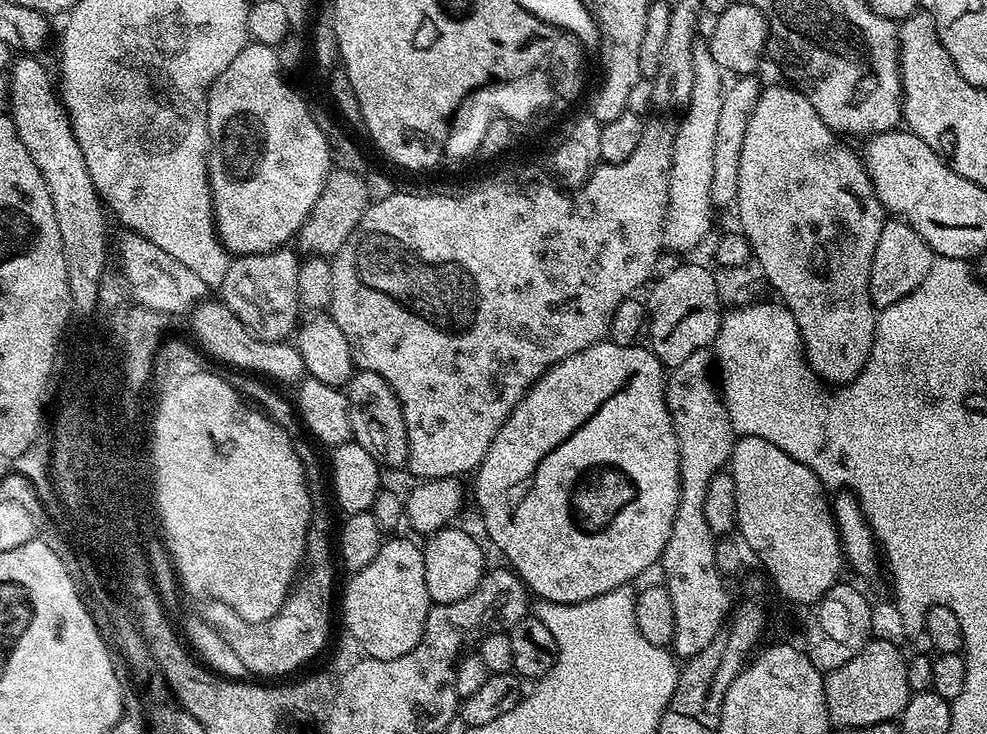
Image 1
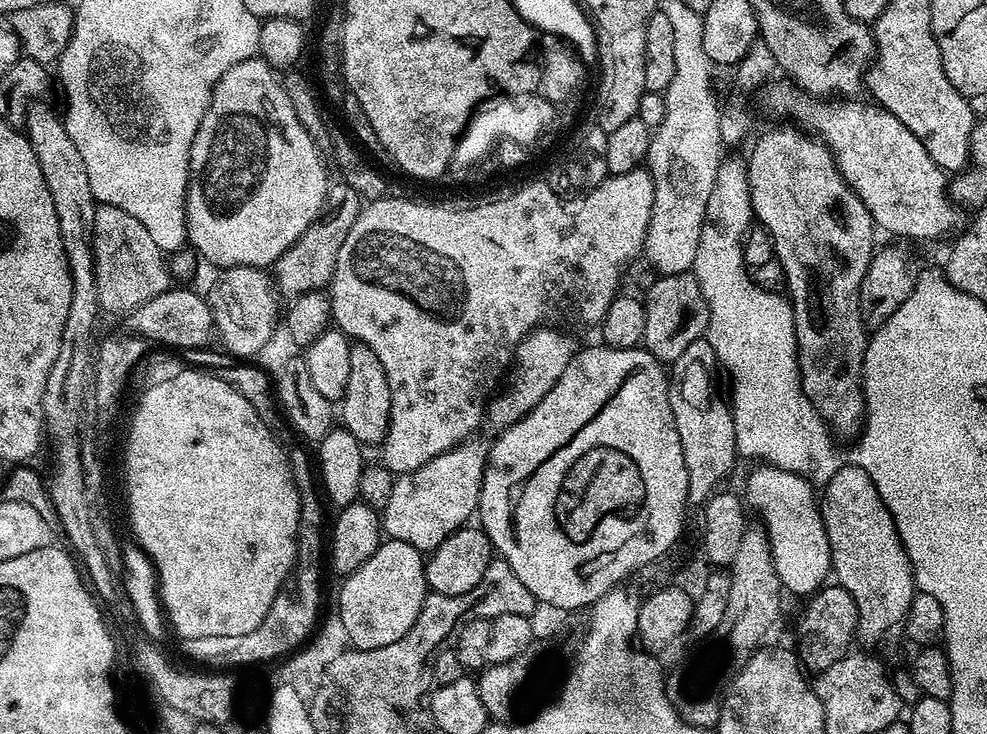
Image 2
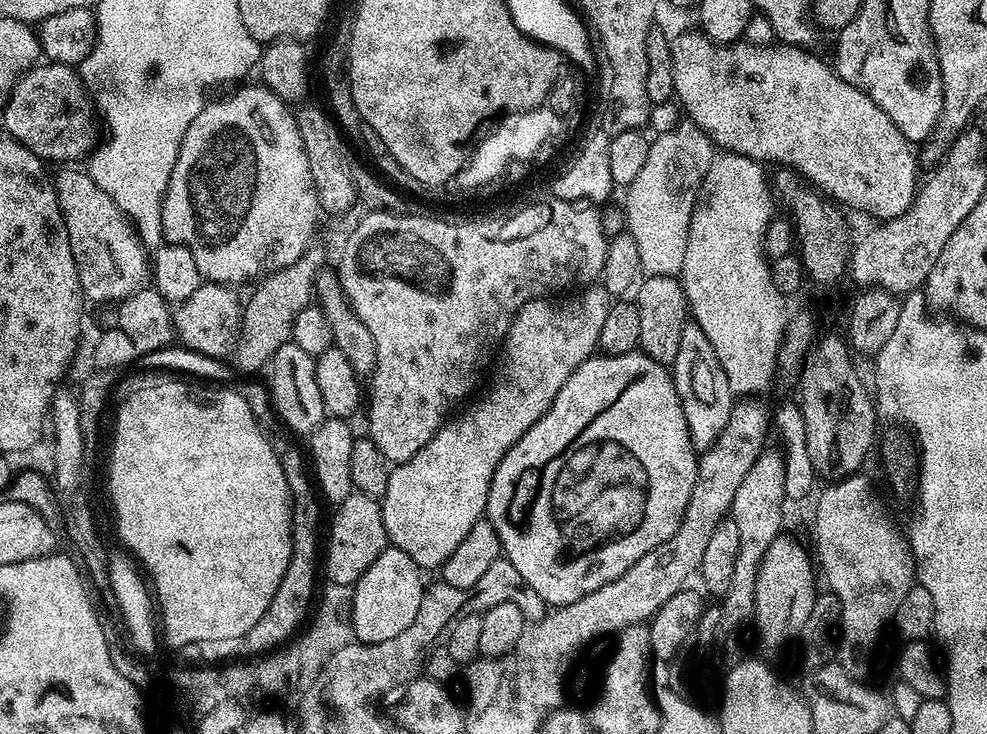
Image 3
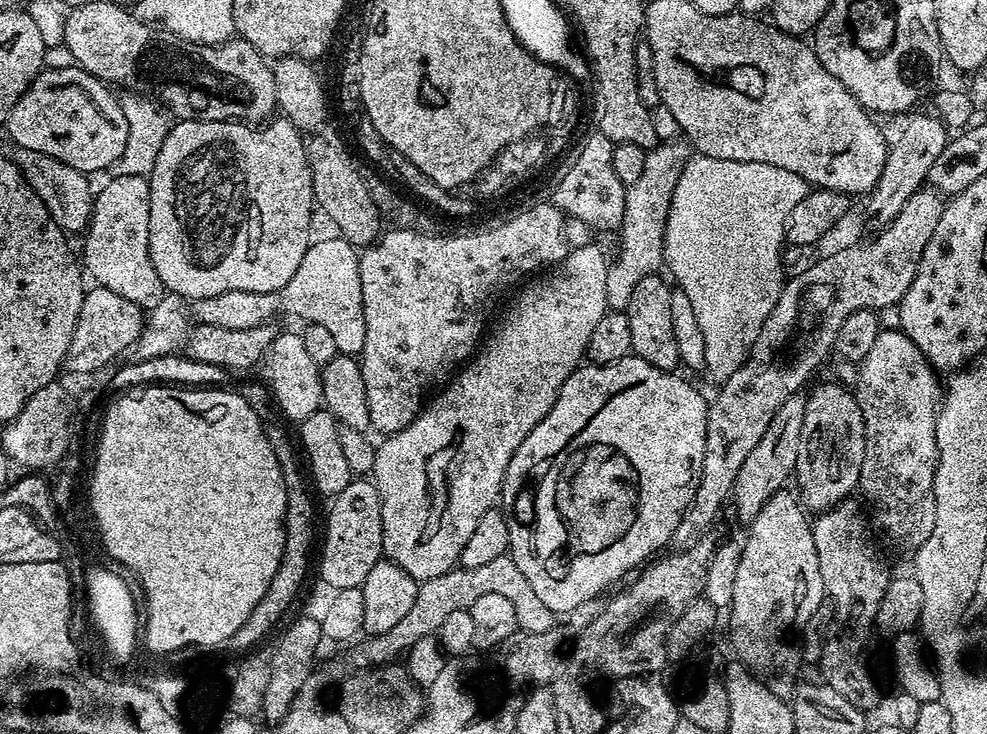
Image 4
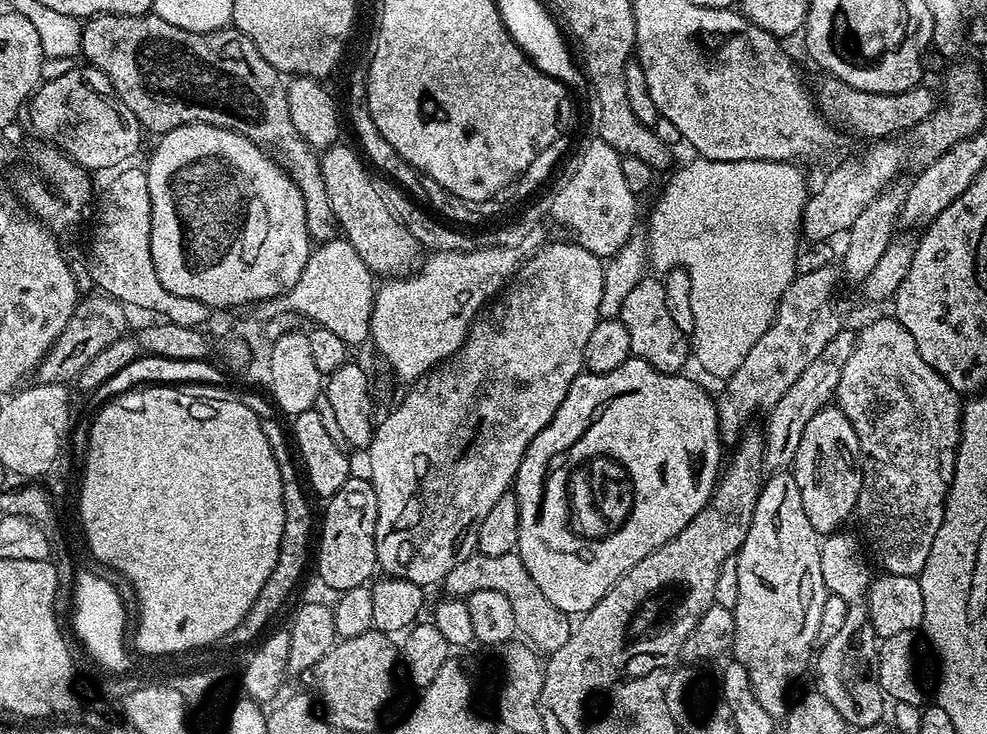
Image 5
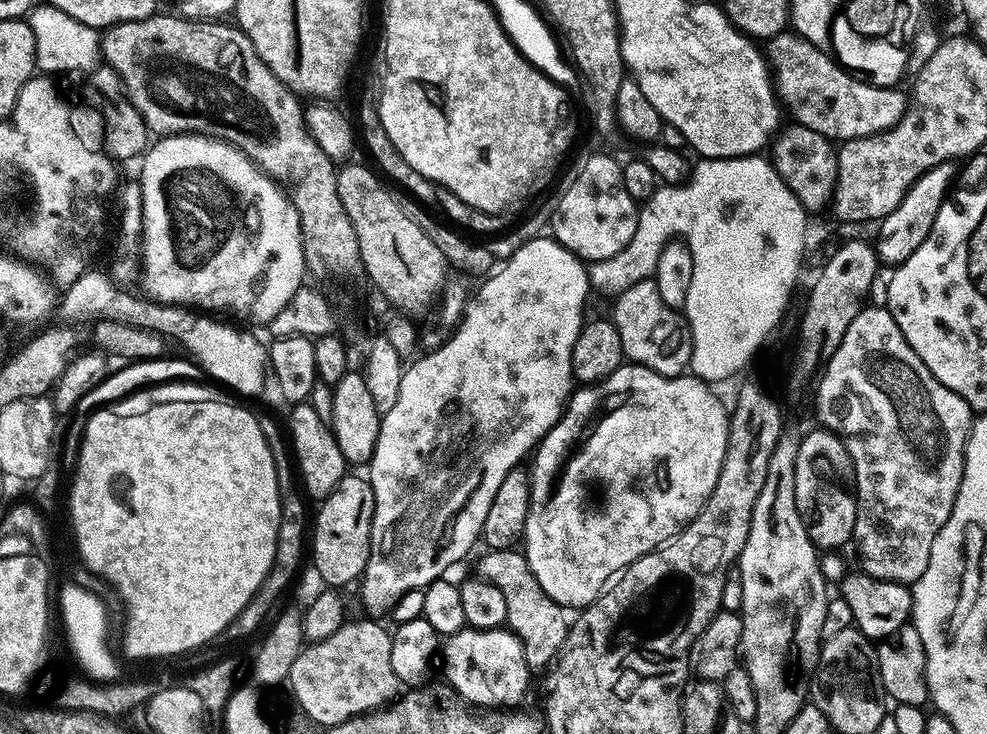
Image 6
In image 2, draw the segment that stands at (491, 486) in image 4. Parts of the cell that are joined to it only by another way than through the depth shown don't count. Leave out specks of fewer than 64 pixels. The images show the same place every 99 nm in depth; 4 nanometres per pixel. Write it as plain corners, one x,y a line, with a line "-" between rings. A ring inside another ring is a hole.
541,326
521,342
510,375
507,377
506,387
503,389
504,396
497,395
488,405
486,420
489,425
492,423
496,430
508,428
521,420
530,410
534,410
534,406
538,406
538,402
542,402
546,394
550,394
554,382
562,378
562,370
566,370
566,366
578,351
578,344
567,334
569,335
567,331
557,330
552,326
-
469,438
456,448
436,456
426,466
397,475
390,502
382,511
382,528
391,539
410,542
419,552
430,554
450,534
465,527
477,515
489,445

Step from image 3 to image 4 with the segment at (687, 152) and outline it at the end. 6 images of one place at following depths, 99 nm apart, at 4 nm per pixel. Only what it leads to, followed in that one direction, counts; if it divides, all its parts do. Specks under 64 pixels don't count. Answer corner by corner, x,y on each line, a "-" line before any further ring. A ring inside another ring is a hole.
664,142
651,149
646,158
646,170
638,178
638,182
627,185
626,206
624,207
624,222
618,229
620,235
620,252
618,258
609,263
606,278
607,304
611,311
623,311
629,302
630,294
634,286
644,276
659,271
664,262
664,231
668,221
670,202
674,198
674,188
678,186
678,180
686,165
686,155
676,142

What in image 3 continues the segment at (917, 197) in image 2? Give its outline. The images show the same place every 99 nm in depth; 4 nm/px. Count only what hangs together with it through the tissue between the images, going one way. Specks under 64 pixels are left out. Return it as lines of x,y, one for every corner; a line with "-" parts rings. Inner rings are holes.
695,31
684,32
671,41
674,96
683,115
698,125
717,149
736,152
768,166
780,164
776,166
799,174
837,205
865,212
876,222
898,218
898,214
910,207
918,191
918,156
913,145
874,106
872,99
850,86
829,61
827,64
795,44
776,42
769,46
737,42
721,46
703,31

